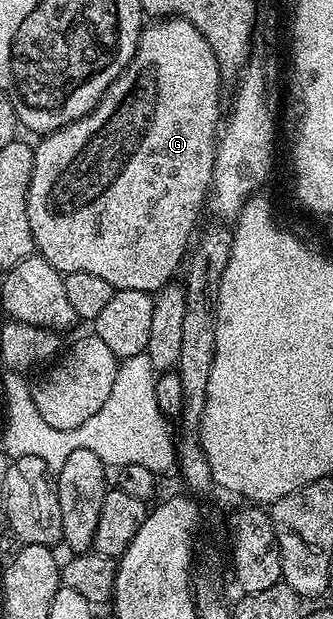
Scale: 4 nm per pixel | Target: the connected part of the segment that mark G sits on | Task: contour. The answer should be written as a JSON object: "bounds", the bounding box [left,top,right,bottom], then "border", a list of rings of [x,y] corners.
{"bounds":[26,17,224,292],"border":[[[162,17],[157,21],[150,21],[143,26],[138,36],[138,48],[134,59],[108,85],[108,89],[100,97],[100,101],[84,117],[64,125],[59,131],[52,131],[41,136],[42,139],[34,147],[32,161],[32,177],[28,185],[26,198],[26,212],[28,225],[32,229],[34,246],[37,254],[48,261],[63,276],[68,273],[93,273],[101,277],[120,291],[136,289],[137,291],[158,292],[161,287],[175,278],[178,266],[183,266],[191,246],[190,238],[194,235],[194,226],[198,223],[198,214],[204,211],[210,194],[212,169],[214,168],[214,153],[216,140],[220,135],[220,115],[218,119],[218,85],[224,81],[224,76],[218,70],[218,58],[212,53],[212,45],[204,41],[204,37],[186,19],[177,17]]]}

